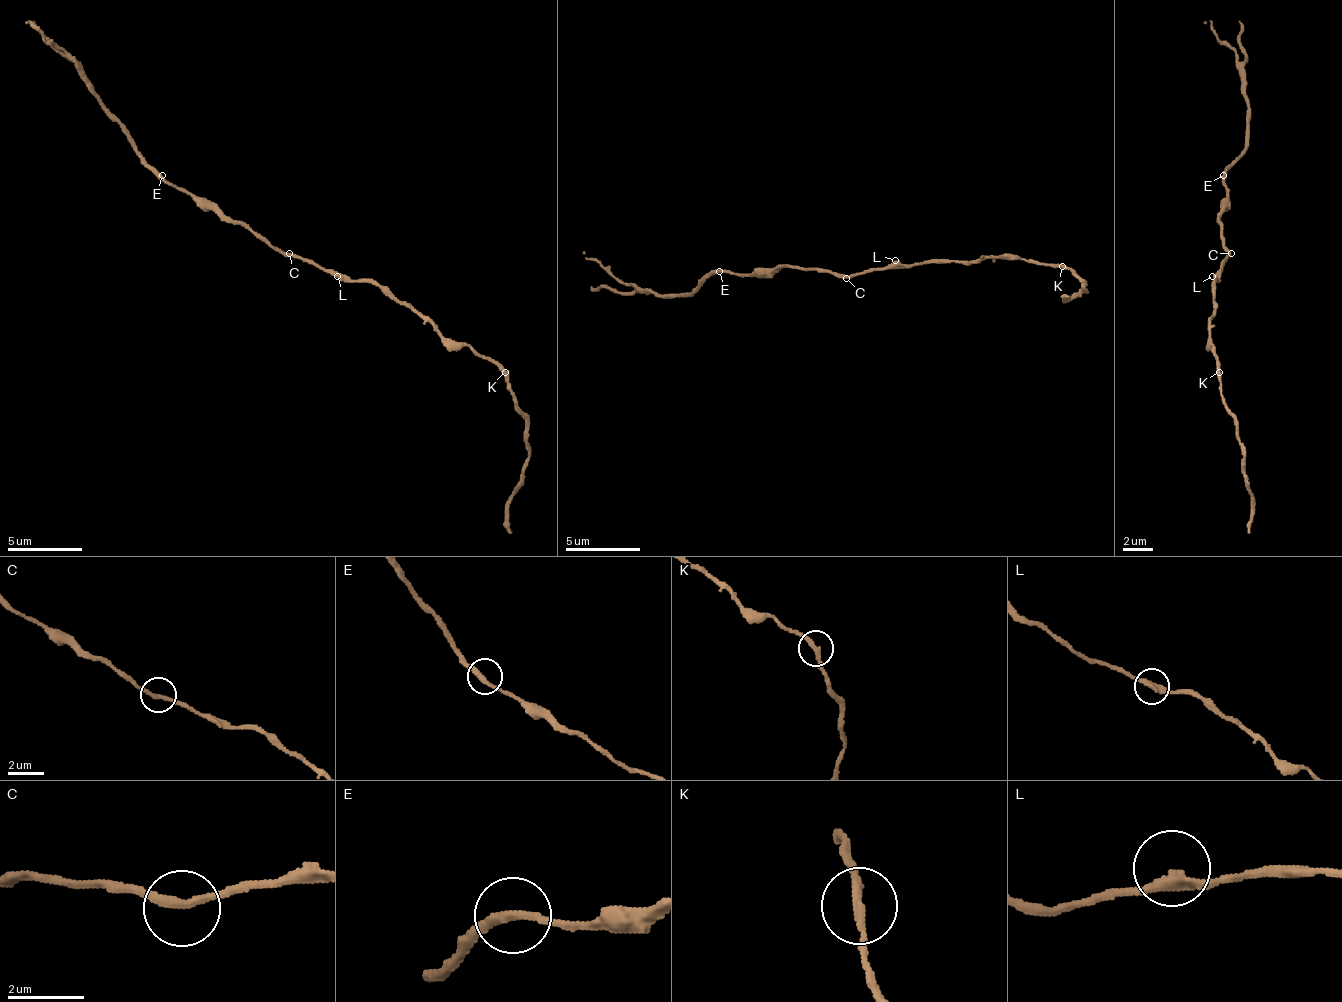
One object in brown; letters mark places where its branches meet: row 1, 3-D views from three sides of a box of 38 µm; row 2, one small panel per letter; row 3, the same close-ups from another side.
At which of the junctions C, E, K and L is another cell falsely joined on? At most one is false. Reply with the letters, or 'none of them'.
K

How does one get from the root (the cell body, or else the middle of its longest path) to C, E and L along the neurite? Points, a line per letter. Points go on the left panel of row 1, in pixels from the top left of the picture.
C: (315, 261), (304, 261), (289, 253)
E: (315, 261), (278, 253), (244, 227), (222, 220), (210, 208), (203, 208), (162, 175)
L: (315, 261), (337, 276)

